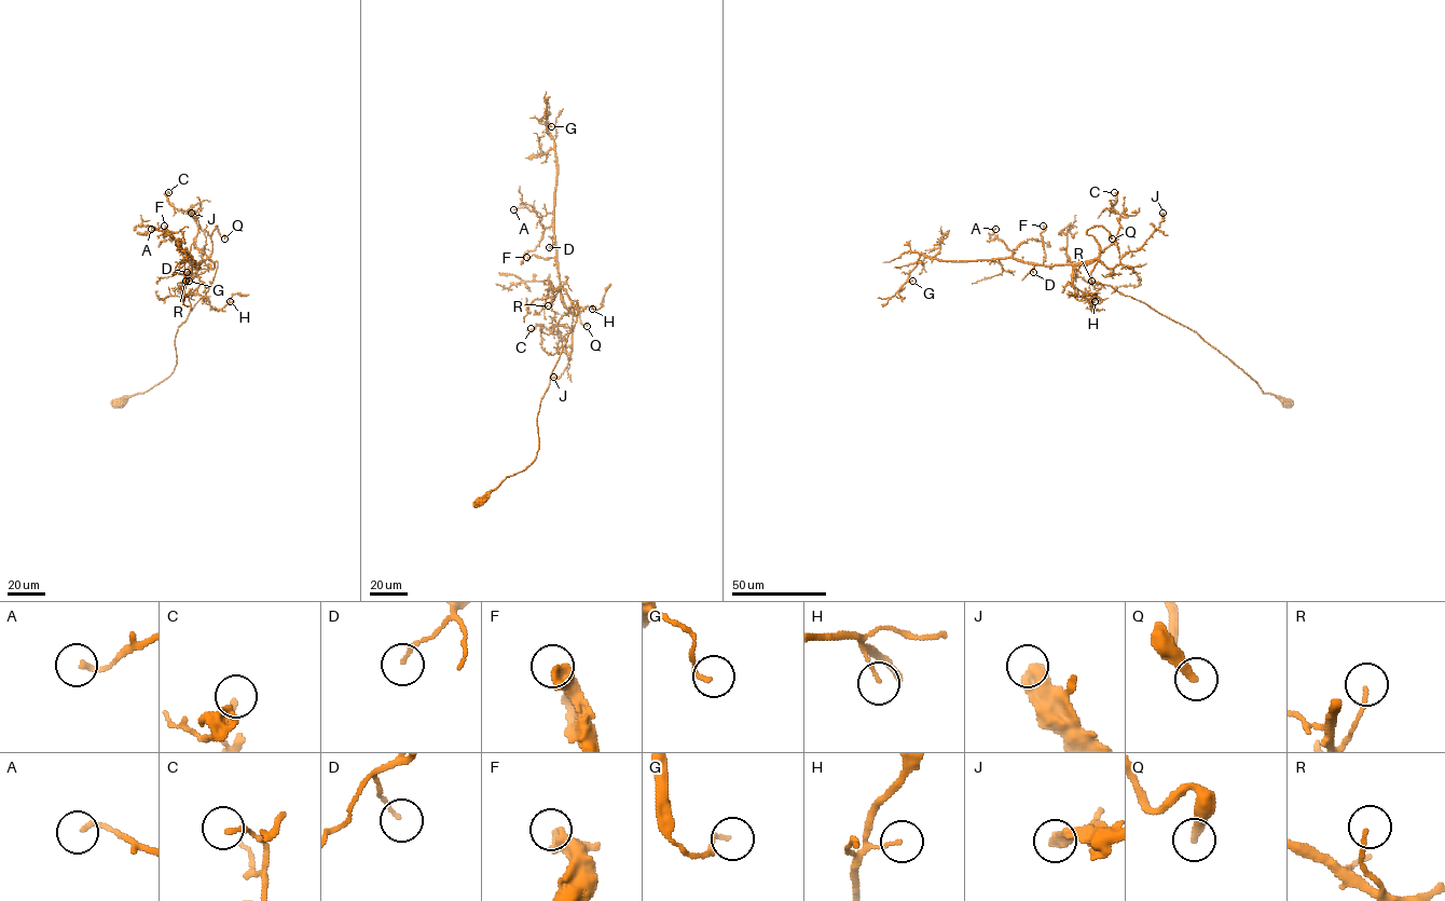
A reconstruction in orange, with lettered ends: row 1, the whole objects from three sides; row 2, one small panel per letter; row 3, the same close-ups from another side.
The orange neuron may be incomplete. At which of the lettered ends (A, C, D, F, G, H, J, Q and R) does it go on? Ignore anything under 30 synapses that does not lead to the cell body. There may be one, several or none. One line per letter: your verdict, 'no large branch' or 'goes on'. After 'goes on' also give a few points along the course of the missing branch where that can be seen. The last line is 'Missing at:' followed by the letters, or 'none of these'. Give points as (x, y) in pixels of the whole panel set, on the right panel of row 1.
A: no large branch
C: no large branch
D: no large branch
F: no large branch
G: no large branch
H: no large branch
J: no large branch
Q: goes on; course (1112, 239), (1102, 228), (1104, 208), (1098, 203), (1069, 201), (1053, 185), (1034, 216)
R: no large branch
Missing at: Q

